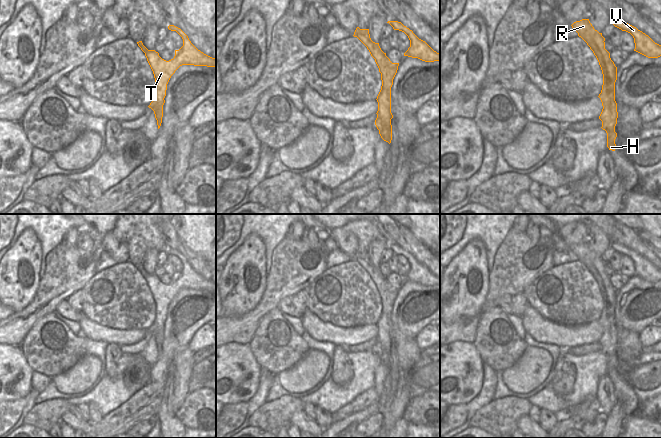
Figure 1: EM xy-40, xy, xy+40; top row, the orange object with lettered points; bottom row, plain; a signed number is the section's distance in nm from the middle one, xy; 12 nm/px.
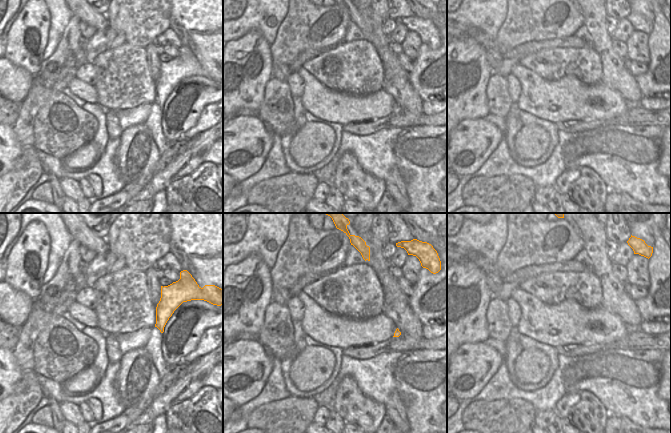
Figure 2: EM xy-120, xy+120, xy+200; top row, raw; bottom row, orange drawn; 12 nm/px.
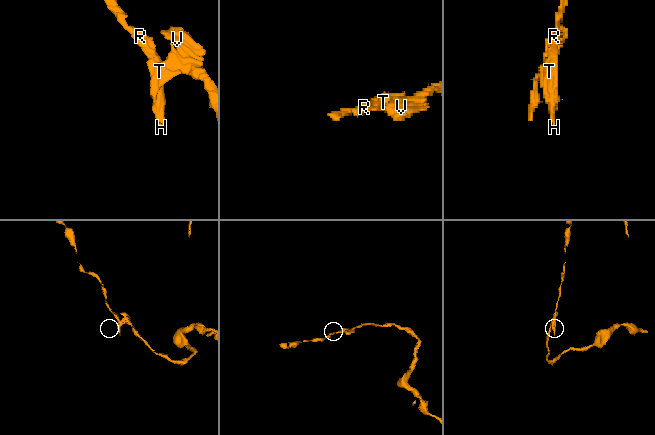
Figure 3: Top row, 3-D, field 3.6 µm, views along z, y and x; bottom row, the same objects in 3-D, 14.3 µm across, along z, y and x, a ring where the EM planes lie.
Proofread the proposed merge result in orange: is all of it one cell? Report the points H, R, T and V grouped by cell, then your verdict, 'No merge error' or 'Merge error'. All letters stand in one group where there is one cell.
Groups: H R / T V. Merge error.

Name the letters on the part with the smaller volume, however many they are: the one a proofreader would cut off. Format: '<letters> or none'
H, R.

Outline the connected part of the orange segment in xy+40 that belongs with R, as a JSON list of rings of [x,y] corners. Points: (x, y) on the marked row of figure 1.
[[[589,19],[576,21],[571,26],[593,51],[601,67],[603,85],[598,97],[602,102],[603,109],[599,119],[602,121],[601,128],[607,133],[607,147],[609,150],[615,151],[615,139],[617,137],[615,126],[618,112],[617,103],[610,91],[614,89],[617,80],[617,67],[611,60],[610,53],[605,49],[605,38],[602,33],[594,29]]]

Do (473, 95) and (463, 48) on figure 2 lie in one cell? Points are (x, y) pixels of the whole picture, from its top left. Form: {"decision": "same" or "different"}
{"decision": "same"}

